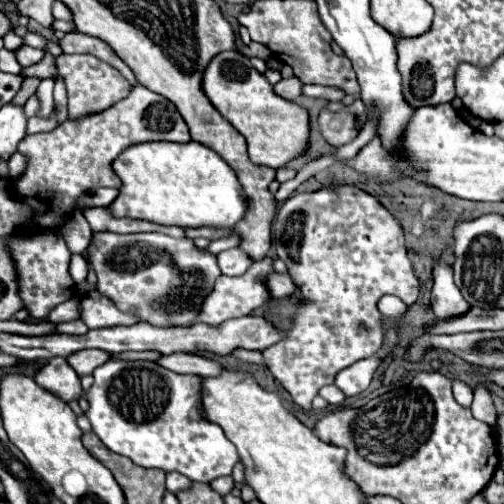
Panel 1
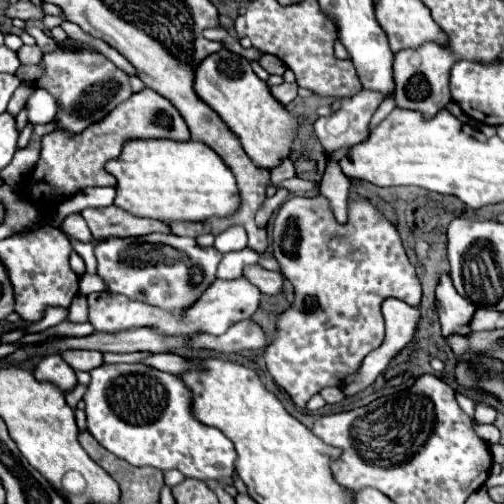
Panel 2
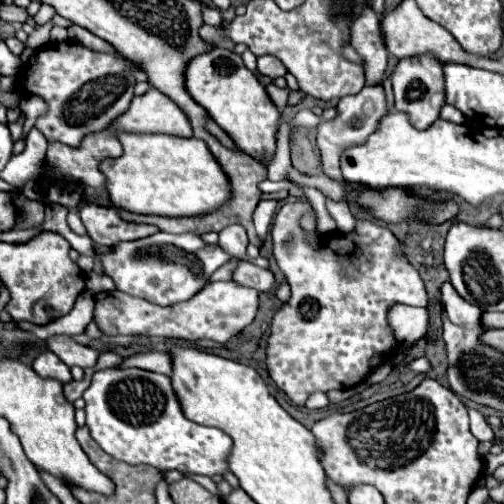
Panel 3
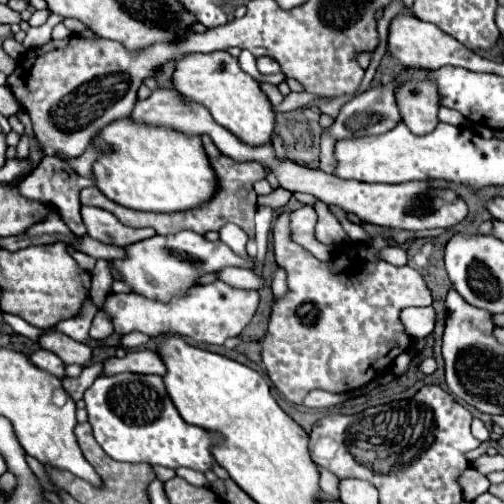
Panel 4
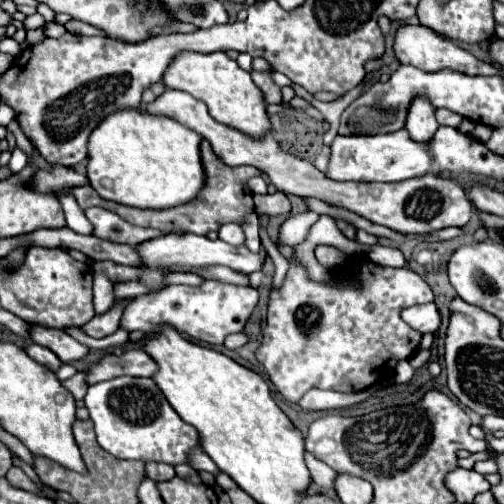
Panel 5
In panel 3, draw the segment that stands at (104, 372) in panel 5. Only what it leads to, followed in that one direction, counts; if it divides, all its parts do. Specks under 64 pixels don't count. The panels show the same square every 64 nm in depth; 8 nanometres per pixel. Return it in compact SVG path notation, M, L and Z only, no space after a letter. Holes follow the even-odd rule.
M148 350L148 352L140 352L136 356L130 356L124 364L120 366L136 366L142 370L150 370L150 372L160 372L170 376L172 374L172 356L168 352L158 352L158 350Z

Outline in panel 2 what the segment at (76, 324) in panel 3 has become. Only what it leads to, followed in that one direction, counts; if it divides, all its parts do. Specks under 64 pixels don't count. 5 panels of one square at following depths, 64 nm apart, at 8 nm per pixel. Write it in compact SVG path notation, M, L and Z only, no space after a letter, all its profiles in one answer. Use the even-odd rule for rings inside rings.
M78 294L78 296L72 300L68 320L72 320L72 322L86 322L86 320L88 320L88 304L86 304L86 296Z

